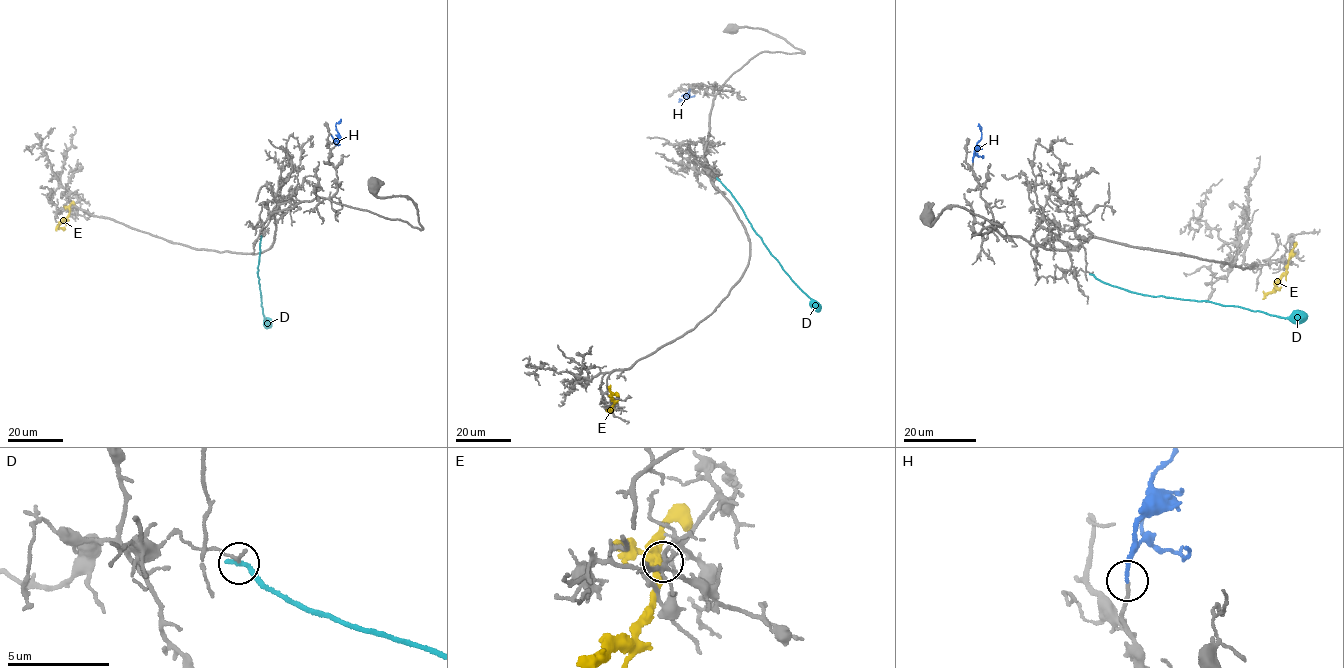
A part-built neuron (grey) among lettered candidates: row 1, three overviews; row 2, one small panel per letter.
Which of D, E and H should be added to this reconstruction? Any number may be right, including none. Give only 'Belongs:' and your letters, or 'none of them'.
Belongs: H

